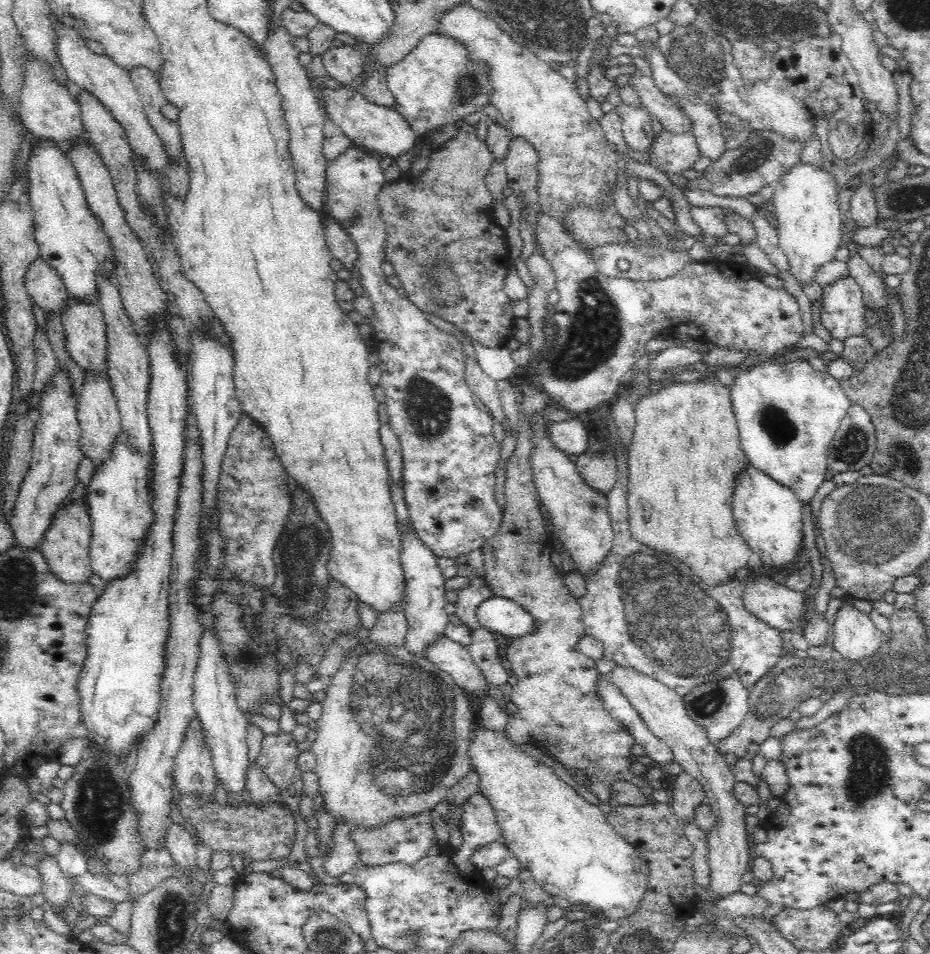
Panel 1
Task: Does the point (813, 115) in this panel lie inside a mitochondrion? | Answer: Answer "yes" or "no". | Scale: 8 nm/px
no

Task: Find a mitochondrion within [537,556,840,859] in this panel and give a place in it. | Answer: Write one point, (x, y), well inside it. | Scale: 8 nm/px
(707, 701)

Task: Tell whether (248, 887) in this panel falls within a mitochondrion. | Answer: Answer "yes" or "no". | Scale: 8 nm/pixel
no

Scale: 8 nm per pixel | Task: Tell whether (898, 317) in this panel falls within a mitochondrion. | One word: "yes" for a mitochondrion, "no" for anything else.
yes

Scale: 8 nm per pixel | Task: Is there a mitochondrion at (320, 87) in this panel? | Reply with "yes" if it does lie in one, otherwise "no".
no

